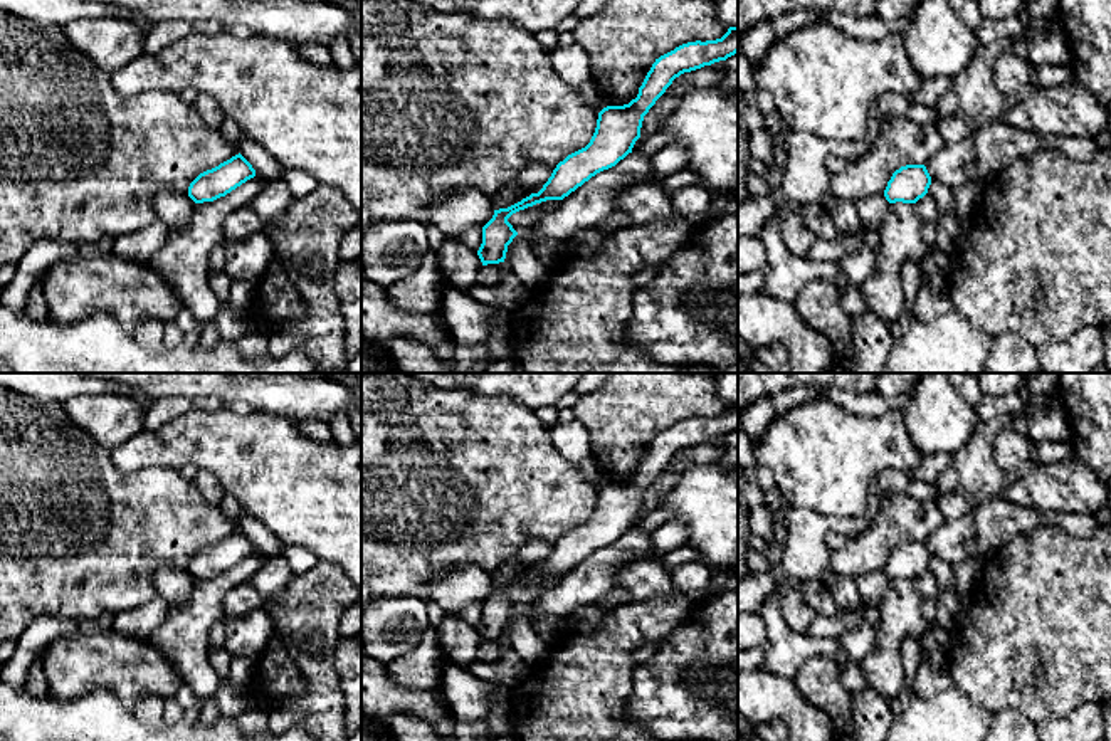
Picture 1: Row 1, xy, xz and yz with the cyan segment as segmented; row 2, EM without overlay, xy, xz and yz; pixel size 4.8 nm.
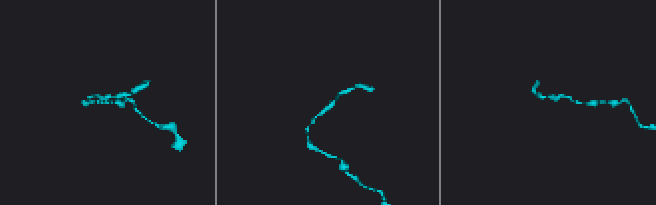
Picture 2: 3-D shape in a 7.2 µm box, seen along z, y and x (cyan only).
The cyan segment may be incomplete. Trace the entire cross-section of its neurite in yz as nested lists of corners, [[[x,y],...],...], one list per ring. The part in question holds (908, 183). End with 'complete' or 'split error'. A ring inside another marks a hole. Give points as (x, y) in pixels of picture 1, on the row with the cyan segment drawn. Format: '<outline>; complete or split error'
[[[906,165],[892,173],[884,197],[889,203],[916,203],[928,193],[929,185],[931,176],[924,165]]]; complete

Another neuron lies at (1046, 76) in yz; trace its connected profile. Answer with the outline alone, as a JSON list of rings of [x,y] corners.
[[[1044,64],[1034,67],[1034,84],[1040,87],[1066,86],[1074,82],[1074,71],[1069,66]]]

